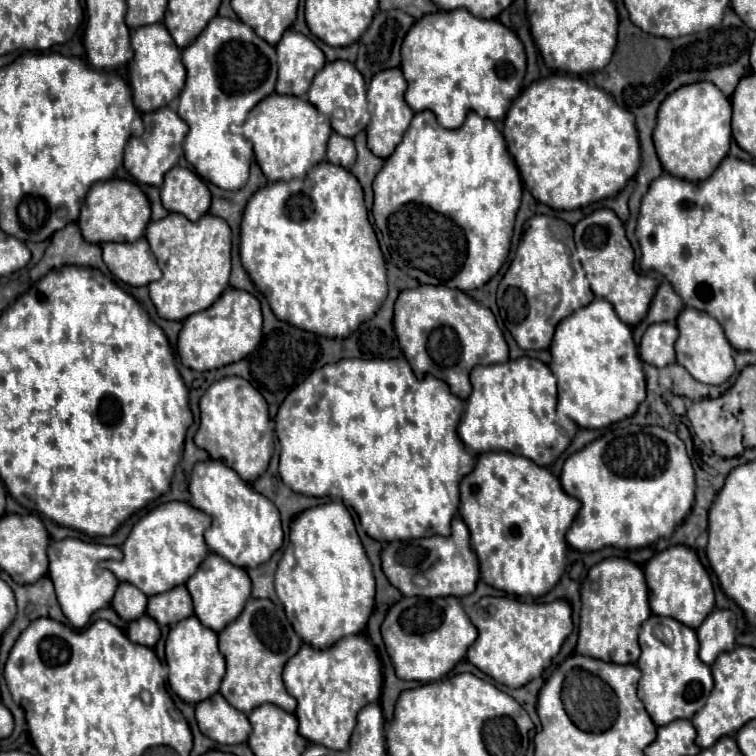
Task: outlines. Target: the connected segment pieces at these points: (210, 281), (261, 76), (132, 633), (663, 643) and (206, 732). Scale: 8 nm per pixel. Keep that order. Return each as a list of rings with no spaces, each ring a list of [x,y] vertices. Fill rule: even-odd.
[[[169,214],[163,220],[151,222],[147,226],[145,238],[159,260],[159,268],[163,276],[149,284],[151,300],[157,308],[157,314],[165,320],[185,320],[187,316],[207,310],[229,286],[229,272],[231,272],[231,228],[223,218],[205,214],[199,222],[191,222],[181,214]]]
[[[215,16],[201,32],[201,36],[189,48],[183,50],[183,64],[187,68],[187,82],[177,102],[177,114],[189,126],[189,134],[183,142],[183,154],[203,180],[223,190],[239,190],[249,176],[253,146],[245,136],[237,132],[237,128],[247,120],[247,114],[255,104],[259,104],[261,100],[275,92],[277,80],[275,48],[265,40],[257,38],[253,28],[245,26],[243,22]]]
[[[143,614],[141,618],[129,622],[127,626],[127,638],[135,644],[141,644],[141,646],[147,646],[147,648],[153,648],[159,640],[159,626],[153,618],[149,618],[147,614]]]
[[[653,616],[647,622],[643,622],[643,626],[641,626],[639,646],[641,646],[639,662],[631,665],[636,665],[641,670],[637,694],[643,700],[651,720],[657,726],[669,724],[671,720],[679,720],[679,718],[691,720],[693,714],[699,712],[699,708],[703,708],[703,704],[707,702],[707,696],[713,690],[711,668],[707,664],[703,664],[697,656],[697,650],[699,650],[697,634],[673,618],[655,618]],[[657,622],[661,626],[665,626],[663,640],[659,640],[655,636]]]
[[[215,694],[195,706],[197,724],[203,736],[219,744],[243,744],[251,734],[247,716],[227,704],[221,694]]]

